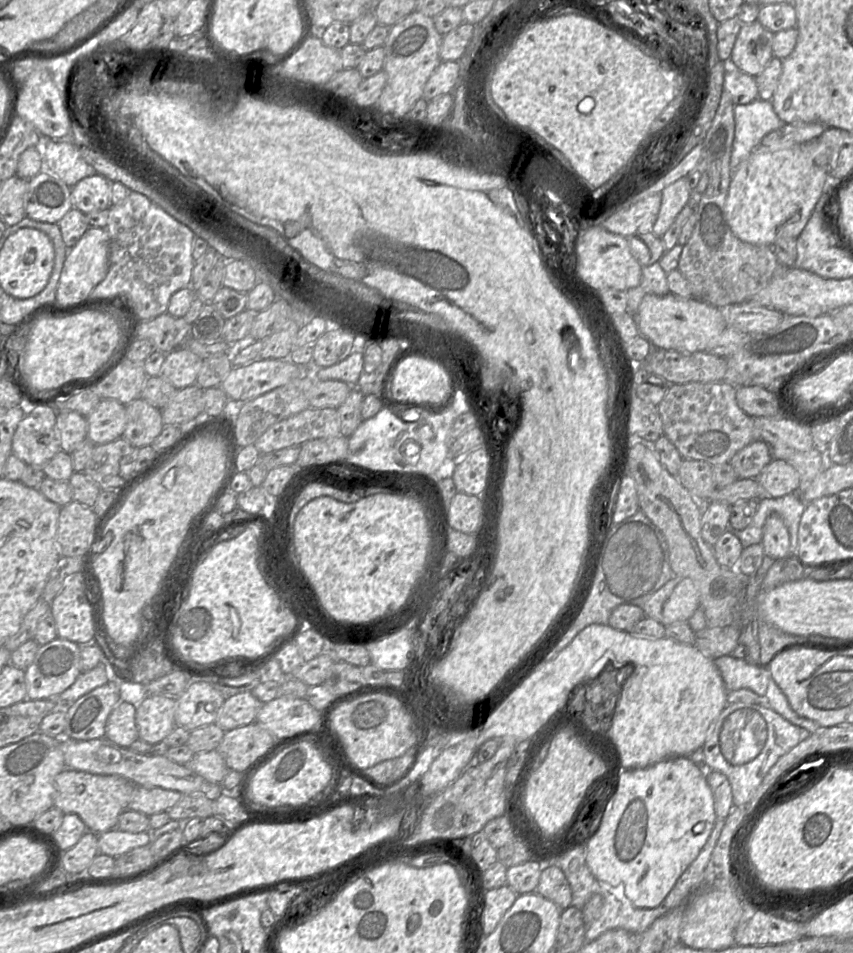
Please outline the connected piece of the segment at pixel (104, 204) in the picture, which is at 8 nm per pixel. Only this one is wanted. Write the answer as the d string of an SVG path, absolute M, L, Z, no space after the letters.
M100 174L85 177L72 187L71 199L84 214L110 209L111 183Z

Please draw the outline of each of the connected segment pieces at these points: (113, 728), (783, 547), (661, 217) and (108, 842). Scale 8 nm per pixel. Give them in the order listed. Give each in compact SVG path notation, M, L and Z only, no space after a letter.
M120 701L110 714L105 738L121 747L130 747L138 737L136 713L138 705Z
M777 512L771 513L765 520L761 544L764 555L774 560L788 557L791 554L789 532Z
M686 177L680 178L661 192L661 206L652 233L662 237L691 196Z
M116 828L98 835L98 853L119 857L135 848L149 845L152 832L130 833Z

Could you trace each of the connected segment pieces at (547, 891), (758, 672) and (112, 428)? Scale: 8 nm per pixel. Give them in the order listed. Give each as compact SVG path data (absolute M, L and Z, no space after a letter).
M553 865L542 871L536 892L554 902L561 910L571 906L571 886L558 866Z
M731 655L717 657L714 663L722 676L727 692L746 688L765 696L771 679L768 668L755 667L749 660L737 659Z
M101 399L86 417L87 439L95 445L122 437L126 426L125 405L114 399Z

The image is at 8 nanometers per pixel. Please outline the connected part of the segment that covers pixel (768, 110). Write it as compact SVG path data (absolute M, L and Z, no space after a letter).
M757 98L749 104L735 105L734 119L735 135L730 160L732 170L735 170L744 159L749 157L767 134L785 125L775 113L771 101L764 101L760 98Z

